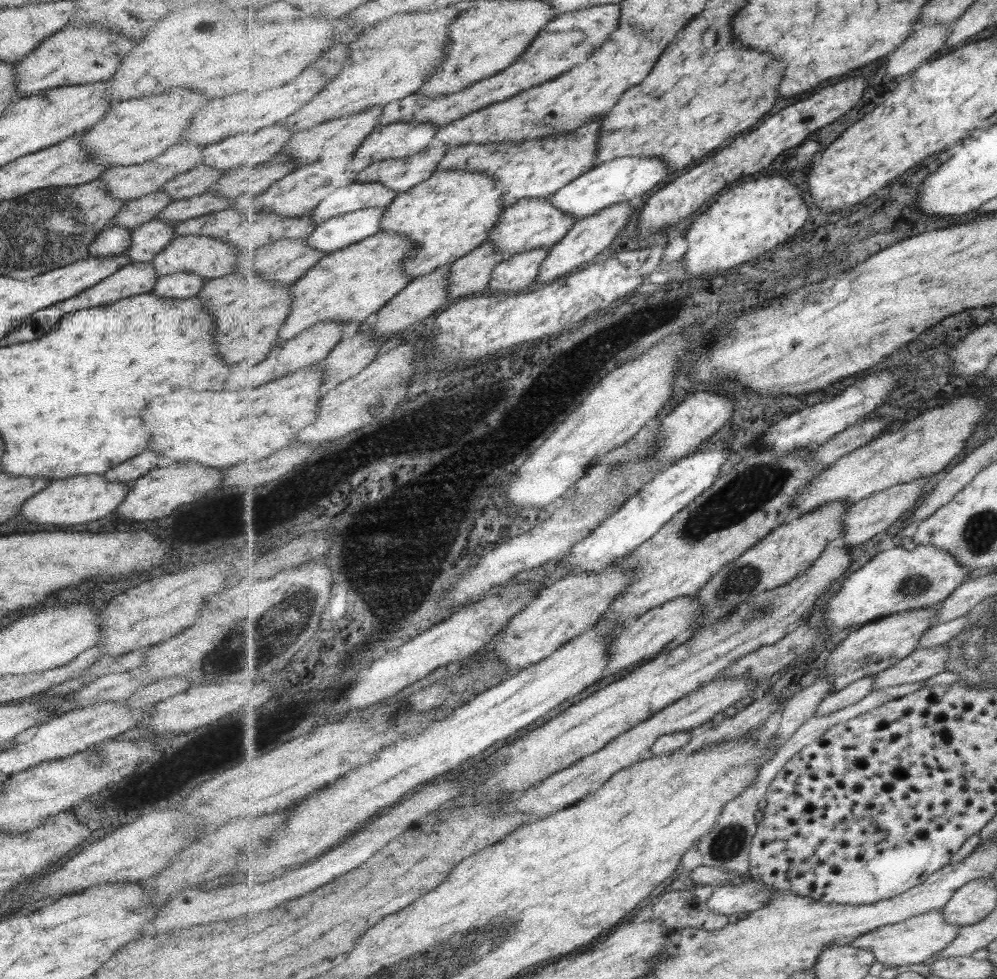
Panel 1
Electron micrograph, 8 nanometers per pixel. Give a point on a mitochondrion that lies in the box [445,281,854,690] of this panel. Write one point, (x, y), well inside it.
(744, 494)

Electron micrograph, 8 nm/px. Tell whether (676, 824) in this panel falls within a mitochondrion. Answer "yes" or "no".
no

